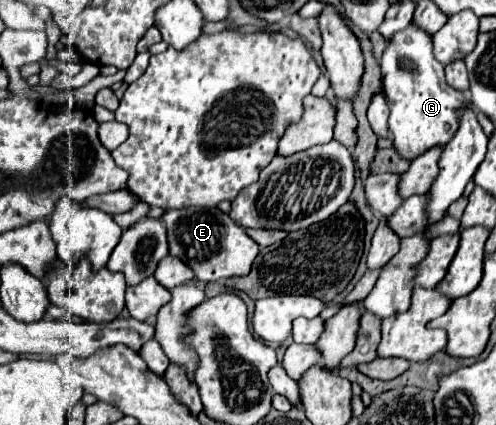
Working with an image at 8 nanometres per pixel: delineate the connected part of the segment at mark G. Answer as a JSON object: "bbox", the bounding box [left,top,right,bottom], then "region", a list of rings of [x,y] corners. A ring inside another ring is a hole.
{"bbox":[367,22,467,160],"region":[[[411,22],[407,28],[395,32],[383,52],[381,74],[383,92],[375,92],[375,96],[371,98],[367,118],[377,136],[389,136],[389,132],[393,134],[395,148],[403,158],[413,160],[437,144],[447,144],[447,140],[455,136],[455,108],[459,108],[459,104],[467,104],[467,98],[445,82],[443,64],[435,60],[431,36],[425,30],[417,28]],[[383,94],[387,96],[387,100]]]}

